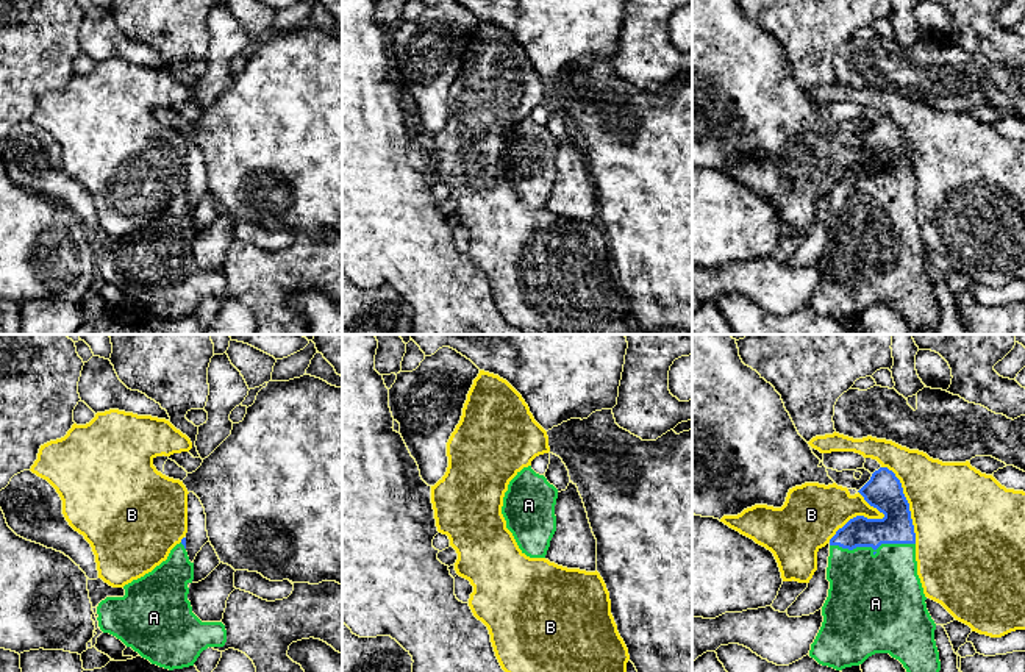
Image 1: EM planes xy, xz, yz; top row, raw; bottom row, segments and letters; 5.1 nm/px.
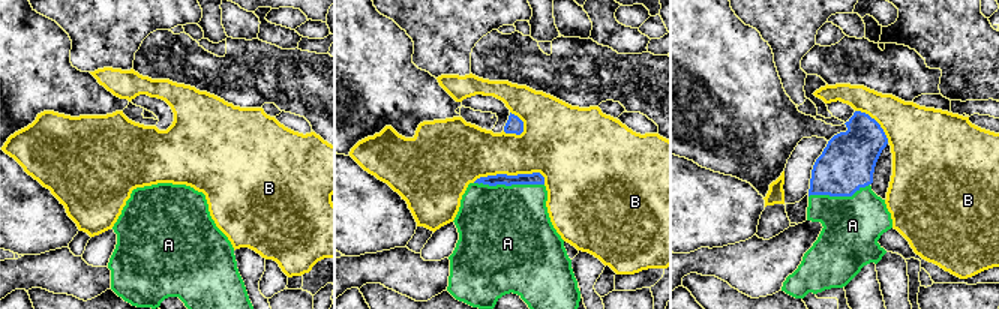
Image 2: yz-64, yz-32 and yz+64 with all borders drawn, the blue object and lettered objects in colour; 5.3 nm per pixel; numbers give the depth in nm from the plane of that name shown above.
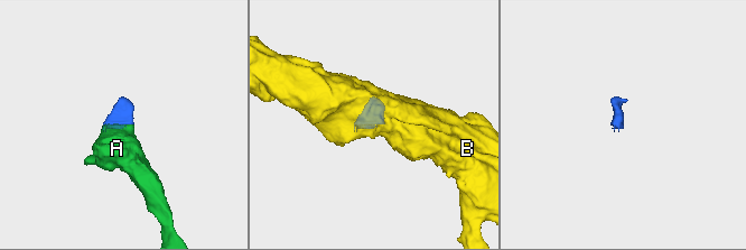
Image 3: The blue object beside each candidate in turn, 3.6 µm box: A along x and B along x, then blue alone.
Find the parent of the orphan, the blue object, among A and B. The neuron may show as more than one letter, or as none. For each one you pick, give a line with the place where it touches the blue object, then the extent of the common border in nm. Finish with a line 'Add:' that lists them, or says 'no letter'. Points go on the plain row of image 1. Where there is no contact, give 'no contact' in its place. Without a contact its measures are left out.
A: contact yz (872, 197); length 440 nm
Add: A

